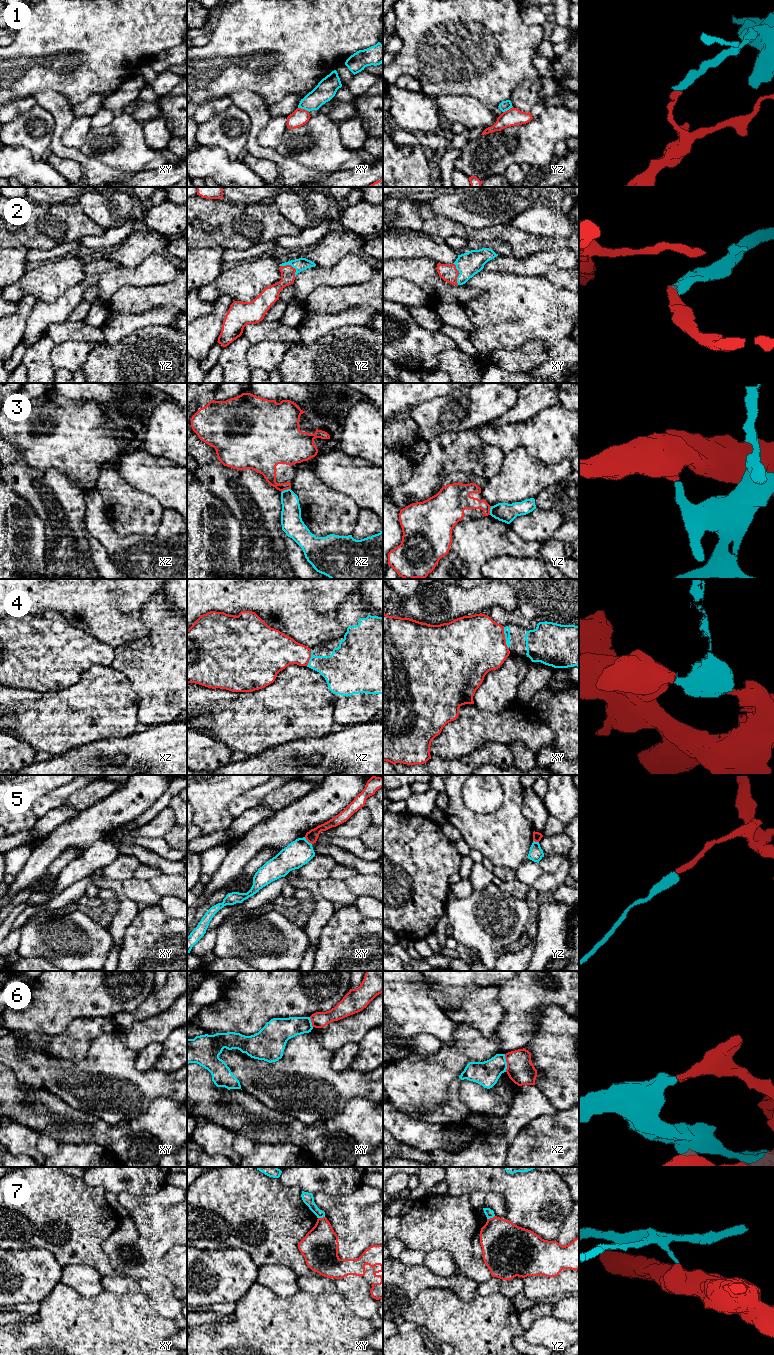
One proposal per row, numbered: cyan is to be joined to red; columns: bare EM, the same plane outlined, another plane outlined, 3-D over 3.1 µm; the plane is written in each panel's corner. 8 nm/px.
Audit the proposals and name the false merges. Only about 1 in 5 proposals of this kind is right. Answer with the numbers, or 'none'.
1, 3, 4, 5, 6, 7

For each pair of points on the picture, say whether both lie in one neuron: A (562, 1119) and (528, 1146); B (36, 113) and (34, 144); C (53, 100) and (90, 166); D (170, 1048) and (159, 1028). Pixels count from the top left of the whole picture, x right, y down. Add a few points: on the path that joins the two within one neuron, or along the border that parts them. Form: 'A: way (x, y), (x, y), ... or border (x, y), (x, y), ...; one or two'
A: way (553, 1128), (549, 1132), (541, 1132), (537, 1137); one
B: way (35, 121), (35, 136); one
C: way (59, 119), (58, 144), (67, 153), (71, 153); one
D: border (176, 1028), (162, 1043); two

